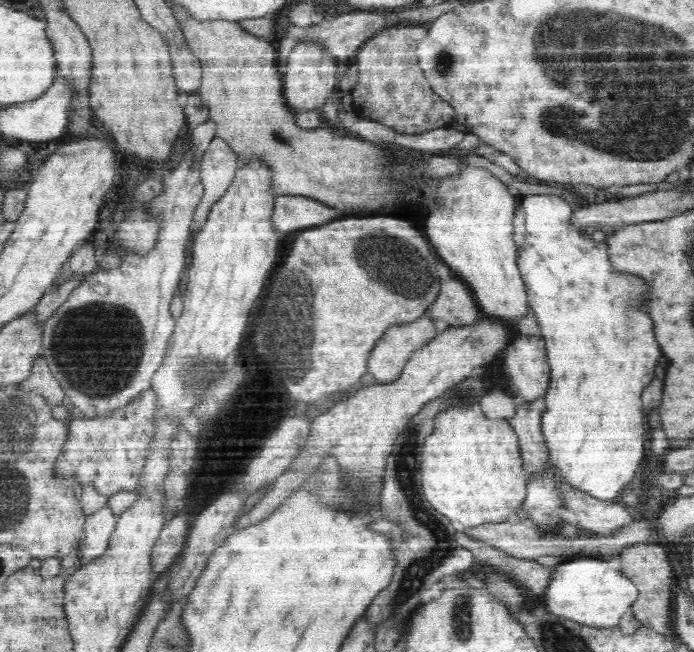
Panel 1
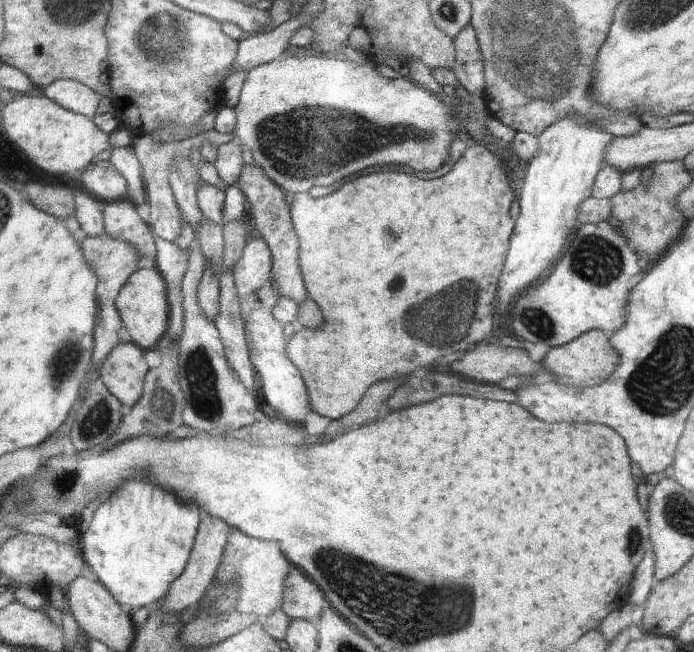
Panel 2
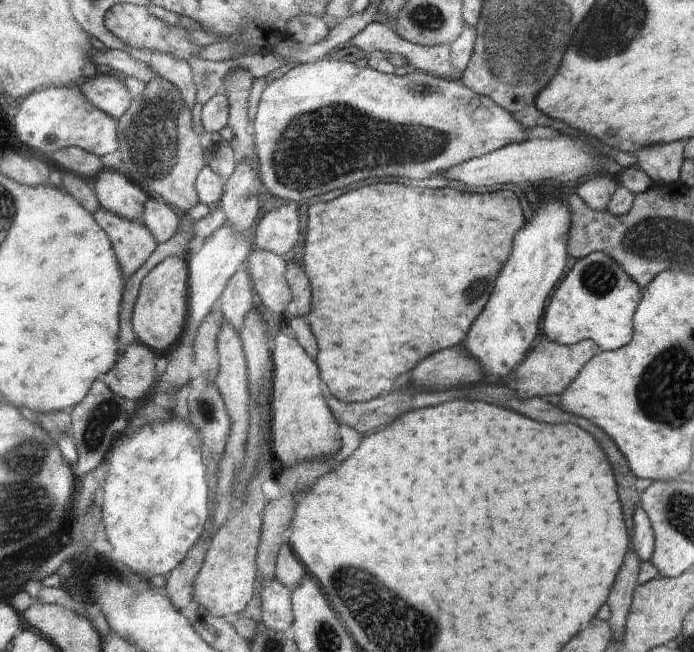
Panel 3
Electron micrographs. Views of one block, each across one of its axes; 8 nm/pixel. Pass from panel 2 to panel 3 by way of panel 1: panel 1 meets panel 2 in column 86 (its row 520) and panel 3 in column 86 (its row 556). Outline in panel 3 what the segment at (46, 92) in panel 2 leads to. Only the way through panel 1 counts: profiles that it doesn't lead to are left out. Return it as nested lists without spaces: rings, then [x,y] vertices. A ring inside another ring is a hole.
[[[113,72],[88,78],[80,84],[80,88],[92,104],[115,119],[122,118],[132,102],[124,78]]]

